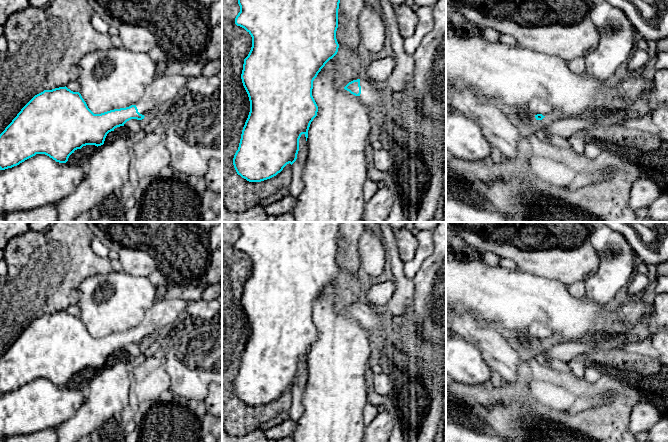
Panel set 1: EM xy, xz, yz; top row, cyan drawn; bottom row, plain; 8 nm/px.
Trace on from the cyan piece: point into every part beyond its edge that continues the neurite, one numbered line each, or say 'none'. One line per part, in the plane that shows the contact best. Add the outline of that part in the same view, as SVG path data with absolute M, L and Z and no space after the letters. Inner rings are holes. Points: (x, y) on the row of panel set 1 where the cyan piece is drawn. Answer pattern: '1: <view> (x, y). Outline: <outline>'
1: xz (374, 96). Outline: M367 79L360 80L361 94L359 98L369 108L372 114L381 114L388 98L388 92L382 85Z

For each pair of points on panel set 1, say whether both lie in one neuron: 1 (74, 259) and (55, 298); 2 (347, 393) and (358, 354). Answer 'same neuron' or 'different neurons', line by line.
1: same neuron
2: same neuron

